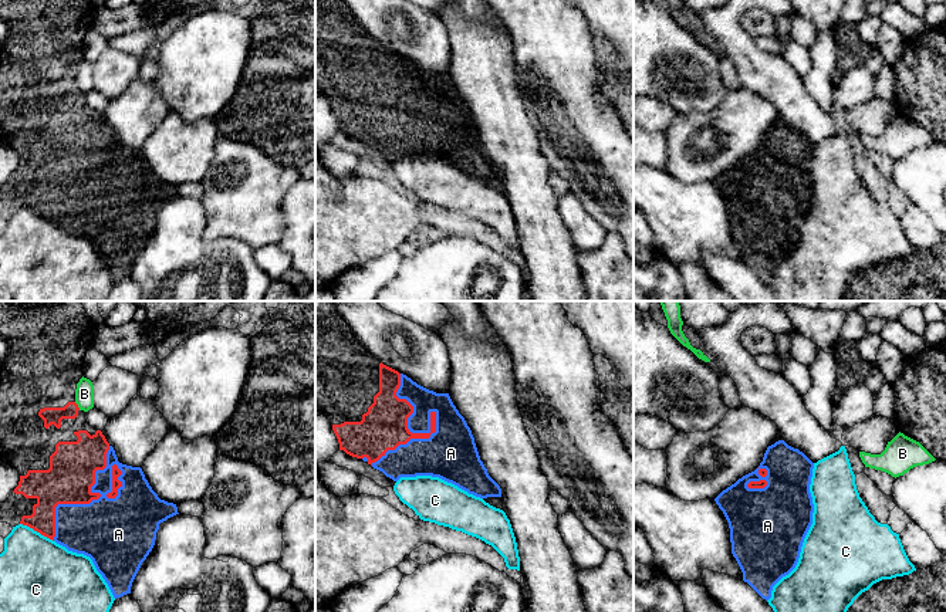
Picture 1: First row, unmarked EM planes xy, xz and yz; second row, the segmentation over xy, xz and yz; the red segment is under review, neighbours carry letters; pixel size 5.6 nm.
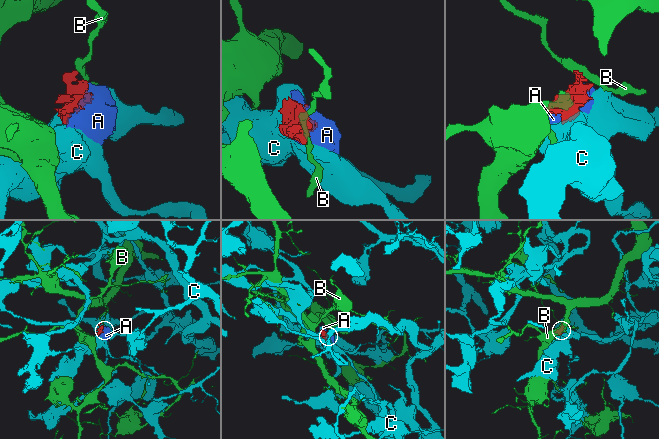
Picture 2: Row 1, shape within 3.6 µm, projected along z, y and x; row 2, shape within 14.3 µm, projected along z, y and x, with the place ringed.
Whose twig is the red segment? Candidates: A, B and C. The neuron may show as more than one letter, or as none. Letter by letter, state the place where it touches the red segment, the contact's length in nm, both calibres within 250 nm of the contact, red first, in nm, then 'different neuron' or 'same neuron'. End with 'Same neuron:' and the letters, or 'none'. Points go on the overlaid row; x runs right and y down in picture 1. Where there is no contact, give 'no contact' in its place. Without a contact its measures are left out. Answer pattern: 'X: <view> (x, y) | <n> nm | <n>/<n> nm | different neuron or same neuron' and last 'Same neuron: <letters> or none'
A: xz (419, 433) | 550 nm | 260/300 nm | same neuron
B: xy (77, 406) | 60 nm | 100/110 nm | different neuron
C: xy (37, 531) | 220 nm | 190/420 nm | different neuron
Same neuron: A

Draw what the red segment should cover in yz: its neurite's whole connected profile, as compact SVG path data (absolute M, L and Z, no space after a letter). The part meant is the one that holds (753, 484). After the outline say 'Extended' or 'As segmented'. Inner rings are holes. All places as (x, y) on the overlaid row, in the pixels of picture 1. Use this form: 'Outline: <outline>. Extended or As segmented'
Outline: M778 440L767 447L754 471L714 498L729 523L732 554L743 572L743 581L766 601L771 598L773 586L795 568L812 524L812 469L814 463L803 452Z. Extended

